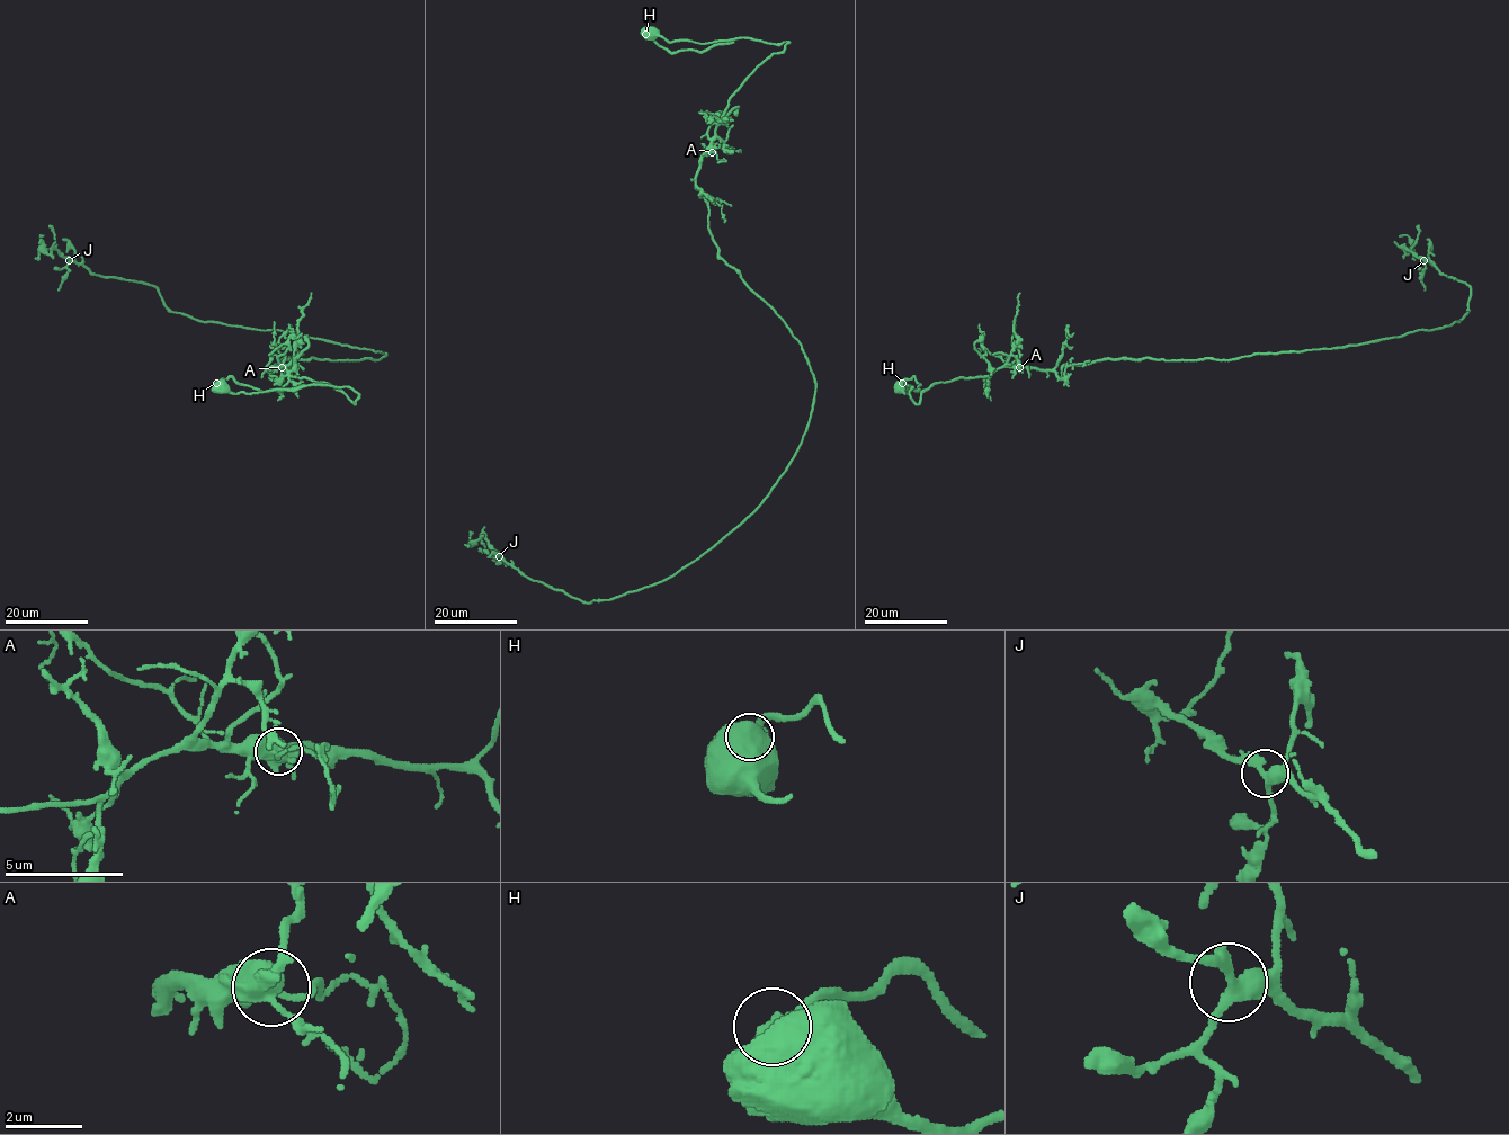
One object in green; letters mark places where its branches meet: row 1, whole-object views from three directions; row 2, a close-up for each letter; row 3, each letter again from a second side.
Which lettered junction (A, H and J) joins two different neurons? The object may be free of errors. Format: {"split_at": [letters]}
{"split_at": ["H"]}

